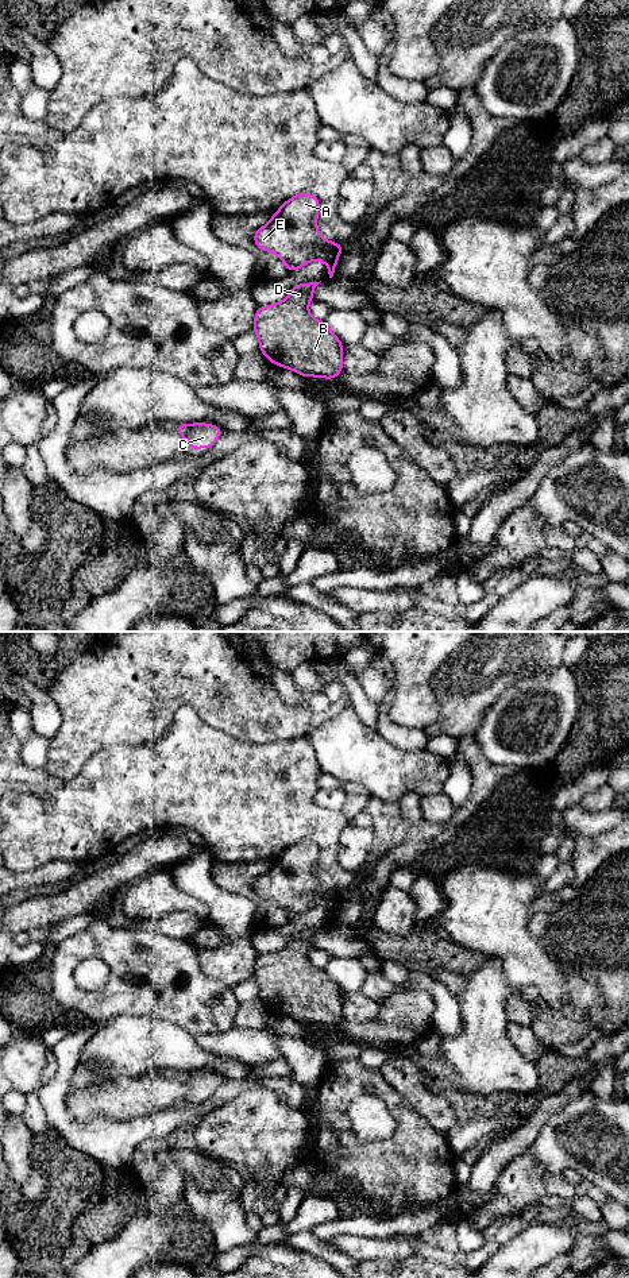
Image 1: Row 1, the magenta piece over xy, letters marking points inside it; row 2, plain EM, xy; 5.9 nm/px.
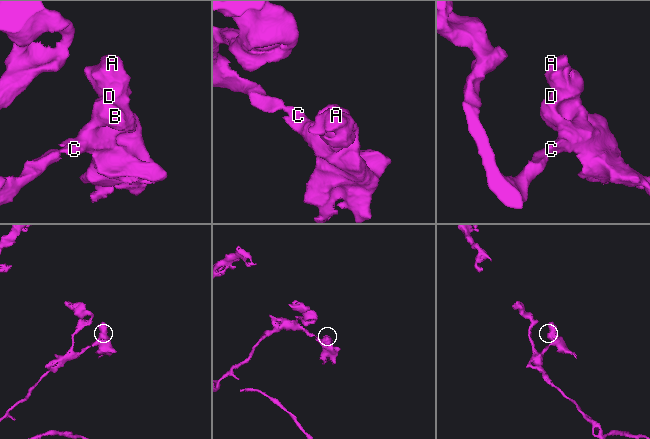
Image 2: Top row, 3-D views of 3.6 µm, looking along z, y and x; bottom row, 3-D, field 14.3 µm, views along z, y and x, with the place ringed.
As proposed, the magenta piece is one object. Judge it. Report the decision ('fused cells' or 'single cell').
single cell

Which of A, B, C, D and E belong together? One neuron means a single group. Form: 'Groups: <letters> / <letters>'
Groups: A B C D E

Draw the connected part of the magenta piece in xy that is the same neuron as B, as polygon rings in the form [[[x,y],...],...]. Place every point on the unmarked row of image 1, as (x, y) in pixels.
[[[320,930],[300,931],[290,937],[288,945],[274,953],[259,954],[254,965],[254,978],[259,987],[259,999],[267,1007],[279,1015],[290,1016],[294,1020],[306,1024],[319,1024],[335,1027],[343,1016],[343,992],[339,985],[328,976],[325,969],[316,968],[308,960],[308,951],[313,949],[313,937]]]

